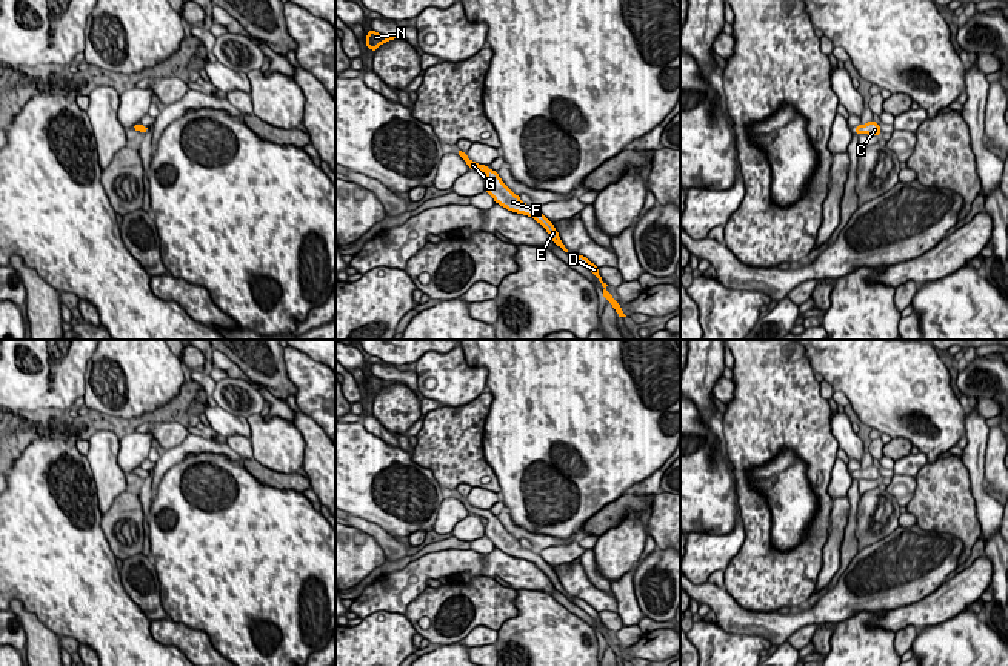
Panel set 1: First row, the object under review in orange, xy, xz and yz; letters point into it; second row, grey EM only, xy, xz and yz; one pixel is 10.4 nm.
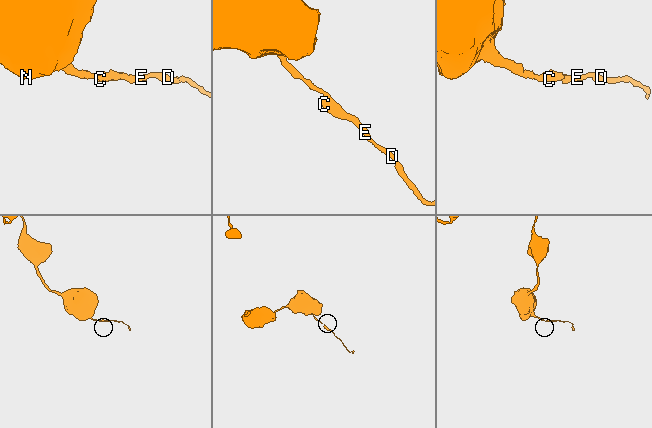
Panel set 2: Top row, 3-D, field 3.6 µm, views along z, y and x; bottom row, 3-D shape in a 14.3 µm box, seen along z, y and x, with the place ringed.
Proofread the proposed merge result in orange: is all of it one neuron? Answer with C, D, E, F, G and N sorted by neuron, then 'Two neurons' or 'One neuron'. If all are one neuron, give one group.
Groups: C D E F G N. One neuron

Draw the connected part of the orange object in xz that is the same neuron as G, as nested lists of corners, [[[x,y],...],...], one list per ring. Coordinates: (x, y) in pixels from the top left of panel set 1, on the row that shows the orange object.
[[[457,149],[457,155],[462,157],[469,169],[477,169],[480,172],[486,172],[488,178],[485,180],[485,191],[494,198],[496,203],[506,208],[508,211],[525,214],[528,217],[532,217],[537,223],[540,223],[546,232],[551,235],[554,245],[562,248],[565,252],[568,249],[562,243],[559,232],[556,231],[552,221],[549,221],[537,206],[528,206],[525,205],[519,195],[516,195],[499,177],[499,174],[492,169],[489,169],[485,165],[479,165],[468,158],[466,152]]]

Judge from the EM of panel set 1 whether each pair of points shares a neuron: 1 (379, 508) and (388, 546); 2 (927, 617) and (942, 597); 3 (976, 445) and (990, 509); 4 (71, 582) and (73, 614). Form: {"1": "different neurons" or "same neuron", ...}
{"1": "different neurons", "2": "same neuron", "3": "same neuron", "4": "same neuron"}

